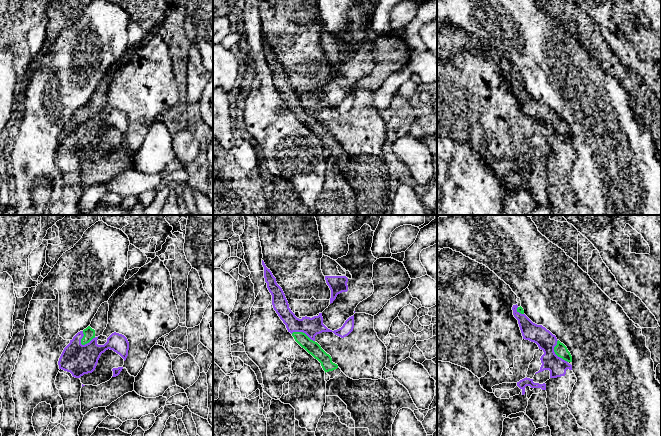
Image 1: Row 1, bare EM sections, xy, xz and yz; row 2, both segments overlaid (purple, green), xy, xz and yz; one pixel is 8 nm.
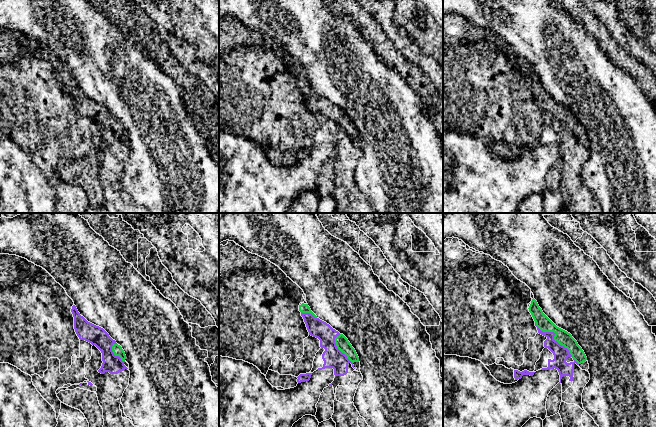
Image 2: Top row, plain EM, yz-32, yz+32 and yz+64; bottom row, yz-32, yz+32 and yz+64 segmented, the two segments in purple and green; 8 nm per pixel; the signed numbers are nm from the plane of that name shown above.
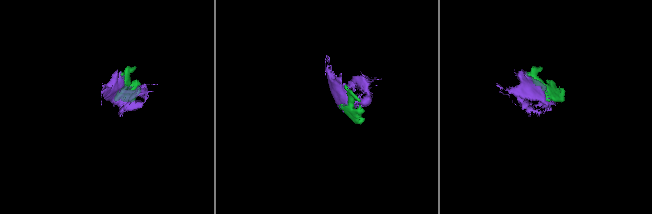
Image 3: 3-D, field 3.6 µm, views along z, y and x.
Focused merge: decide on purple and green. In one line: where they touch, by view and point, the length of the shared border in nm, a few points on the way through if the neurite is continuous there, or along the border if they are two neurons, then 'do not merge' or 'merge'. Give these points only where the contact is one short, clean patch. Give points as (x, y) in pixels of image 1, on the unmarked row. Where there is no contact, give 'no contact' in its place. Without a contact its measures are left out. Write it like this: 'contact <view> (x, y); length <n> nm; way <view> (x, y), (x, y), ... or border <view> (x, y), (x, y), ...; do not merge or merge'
contact xy (87, 119); length 140 nm; merge

